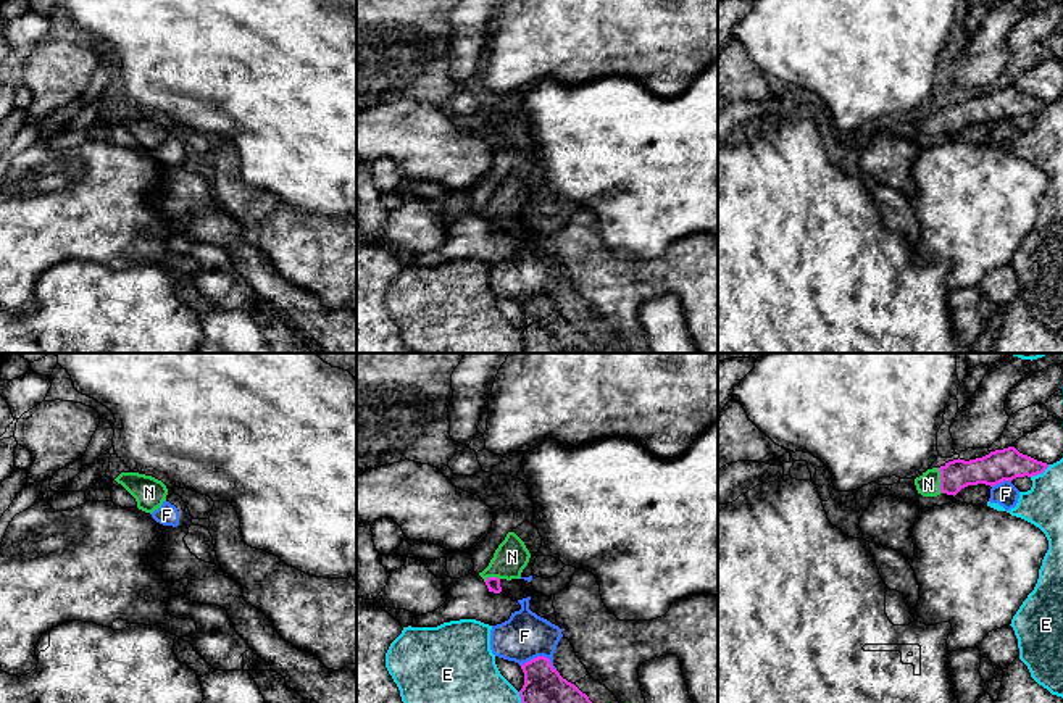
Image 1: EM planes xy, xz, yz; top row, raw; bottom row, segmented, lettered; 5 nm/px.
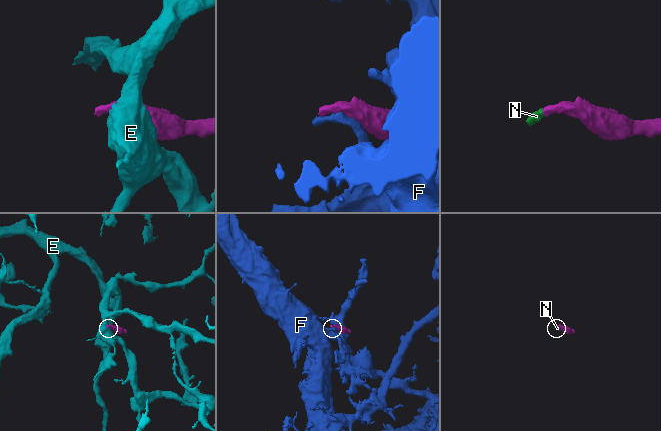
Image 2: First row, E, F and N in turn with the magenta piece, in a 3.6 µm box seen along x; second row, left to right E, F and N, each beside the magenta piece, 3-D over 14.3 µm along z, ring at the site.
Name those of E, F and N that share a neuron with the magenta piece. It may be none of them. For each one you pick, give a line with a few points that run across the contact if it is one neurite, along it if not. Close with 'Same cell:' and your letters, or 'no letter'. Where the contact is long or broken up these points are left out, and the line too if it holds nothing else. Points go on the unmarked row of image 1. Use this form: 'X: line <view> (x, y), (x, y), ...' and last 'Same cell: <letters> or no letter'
N: line yz (989, 108), (958, 112), (941, 120), (928, 123)
Same cell: N

